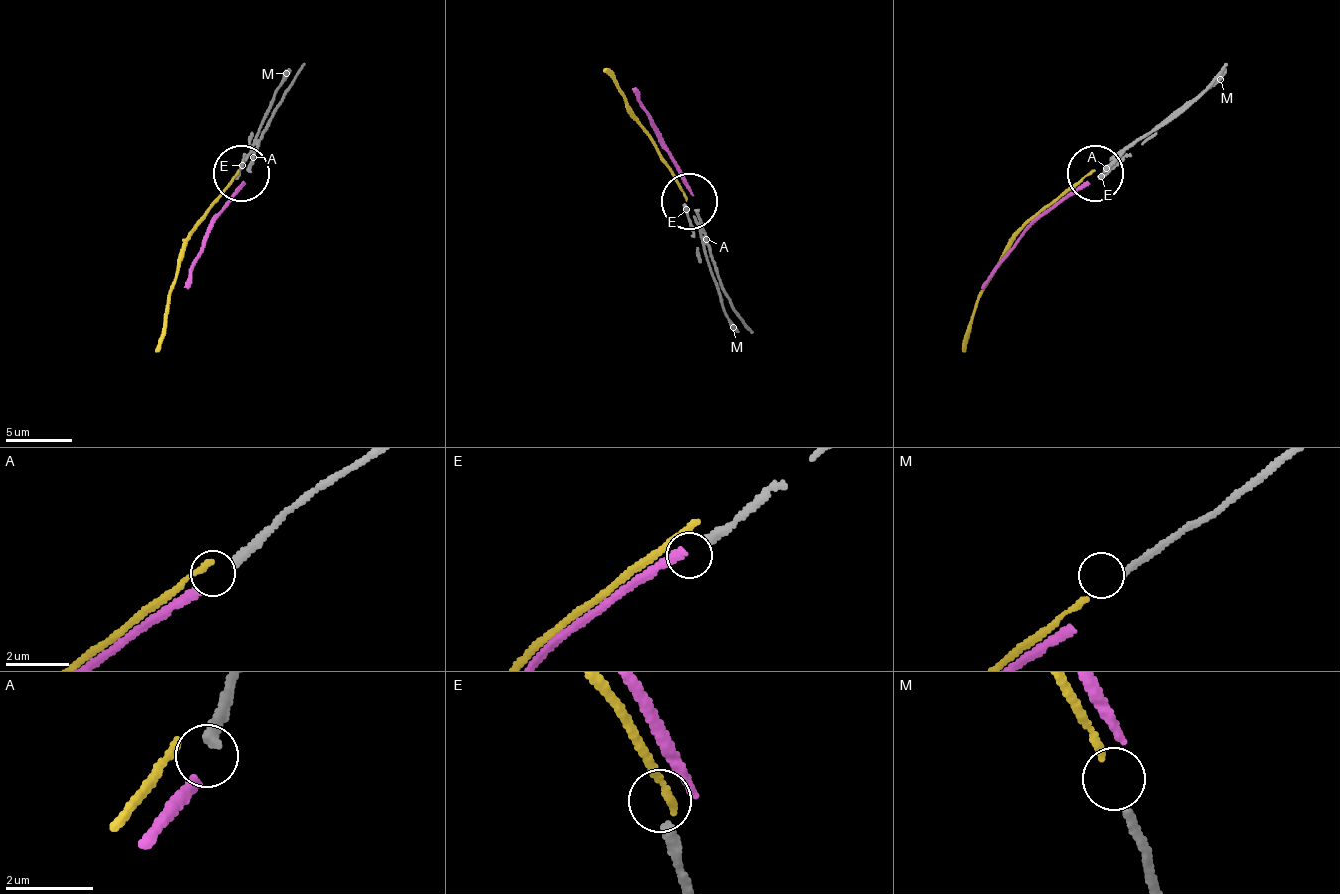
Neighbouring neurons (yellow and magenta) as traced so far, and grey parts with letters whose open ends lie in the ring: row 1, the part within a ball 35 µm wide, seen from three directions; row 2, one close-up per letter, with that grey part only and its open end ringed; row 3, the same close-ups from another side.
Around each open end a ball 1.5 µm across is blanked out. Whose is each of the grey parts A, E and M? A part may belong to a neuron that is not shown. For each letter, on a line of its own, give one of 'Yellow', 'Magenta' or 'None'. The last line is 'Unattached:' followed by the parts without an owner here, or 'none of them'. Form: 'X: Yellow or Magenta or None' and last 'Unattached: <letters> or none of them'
A: Magenta
E: None
M: Yellow
Unattached: E

